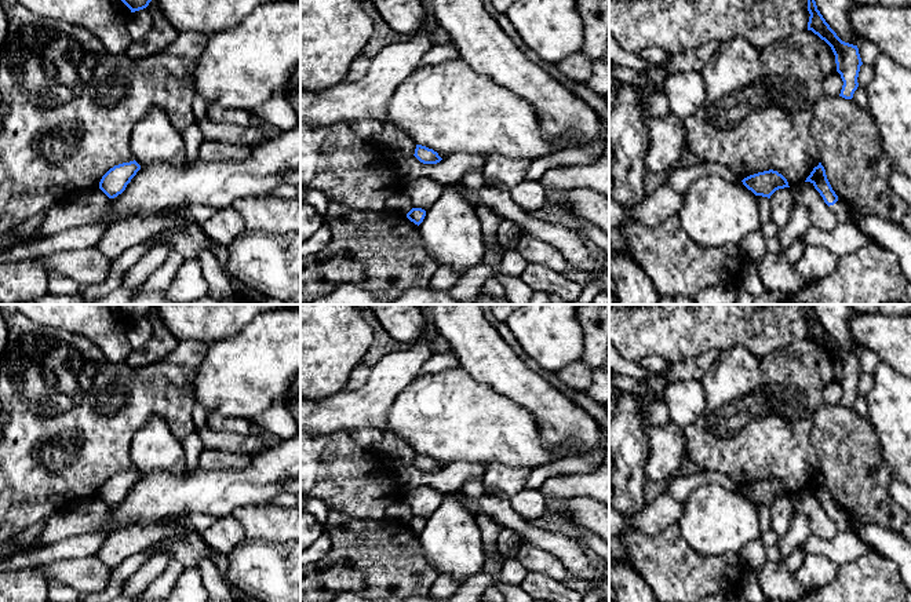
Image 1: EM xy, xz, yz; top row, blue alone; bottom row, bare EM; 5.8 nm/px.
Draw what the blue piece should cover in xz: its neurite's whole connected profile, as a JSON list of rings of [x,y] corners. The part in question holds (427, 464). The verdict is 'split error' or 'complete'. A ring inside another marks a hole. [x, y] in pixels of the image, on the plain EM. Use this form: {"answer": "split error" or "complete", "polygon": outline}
{"answer": "complete", "polygon": [[[416,453],[413,464],[423,473],[437,473],[442,468],[437,460],[422,453]]]}

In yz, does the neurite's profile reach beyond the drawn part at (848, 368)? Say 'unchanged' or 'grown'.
unchanged

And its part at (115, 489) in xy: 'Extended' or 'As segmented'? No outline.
As segmented

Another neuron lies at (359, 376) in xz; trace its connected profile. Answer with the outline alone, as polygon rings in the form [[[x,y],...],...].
[[[361,362],[351,371],[346,388],[350,391],[357,391],[365,386],[368,377],[369,368]]]

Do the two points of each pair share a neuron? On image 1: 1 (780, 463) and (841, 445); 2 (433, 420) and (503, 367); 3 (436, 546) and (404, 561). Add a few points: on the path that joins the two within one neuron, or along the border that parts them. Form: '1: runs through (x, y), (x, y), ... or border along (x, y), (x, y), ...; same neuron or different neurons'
1: border along (812, 420), (811, 447), (819, 467); different neurons
2: border along (459, 365), (478, 380), (489, 383), (510, 400); different neurons
3: border along (418, 535), (423, 557), (438, 575); different neurons

